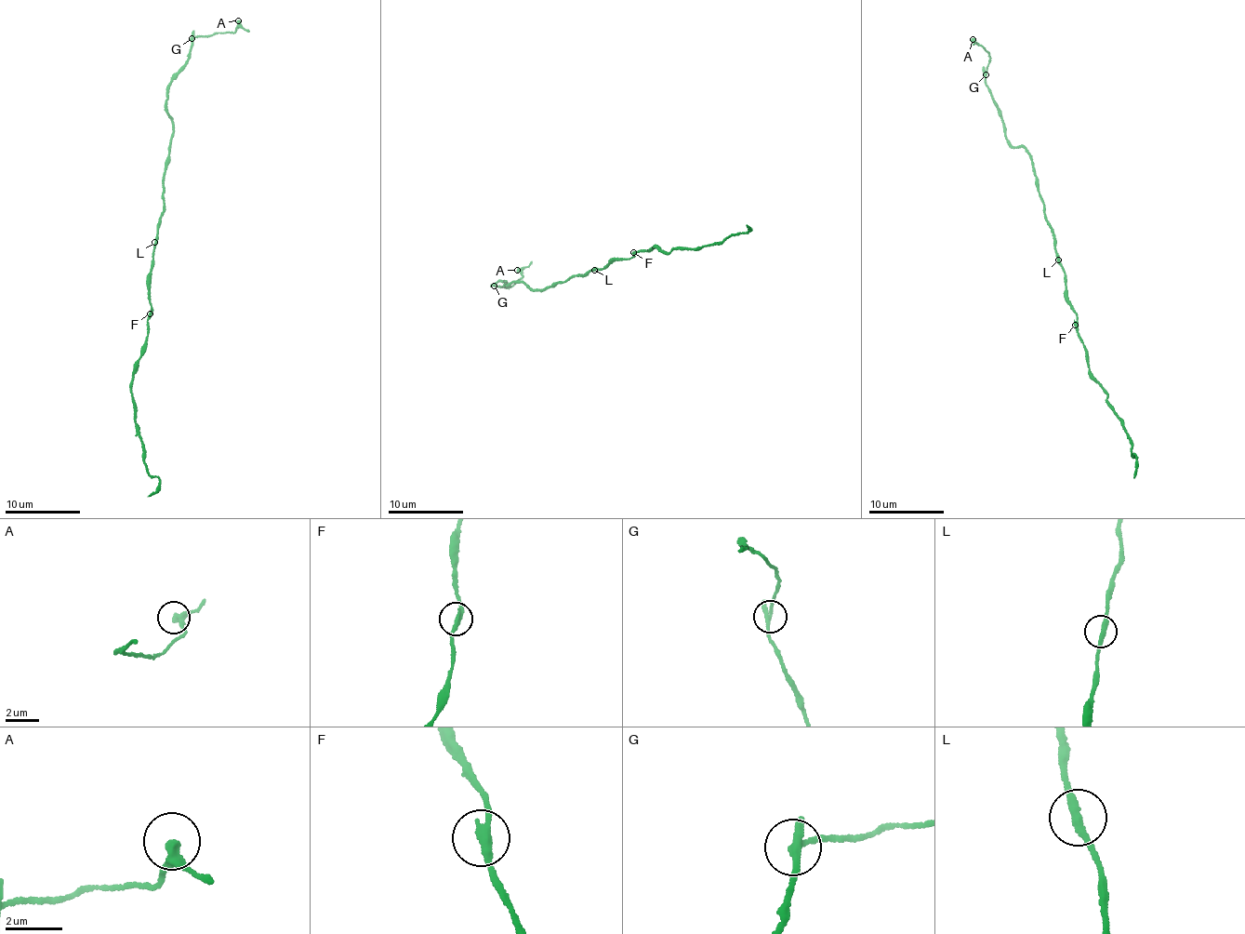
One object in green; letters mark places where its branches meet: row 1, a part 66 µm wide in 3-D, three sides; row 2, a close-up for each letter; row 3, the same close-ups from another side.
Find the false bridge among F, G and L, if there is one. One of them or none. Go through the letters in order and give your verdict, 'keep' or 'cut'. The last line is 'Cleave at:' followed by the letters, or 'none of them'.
F: keep
G: cut
L: keep
Cleave at: G

